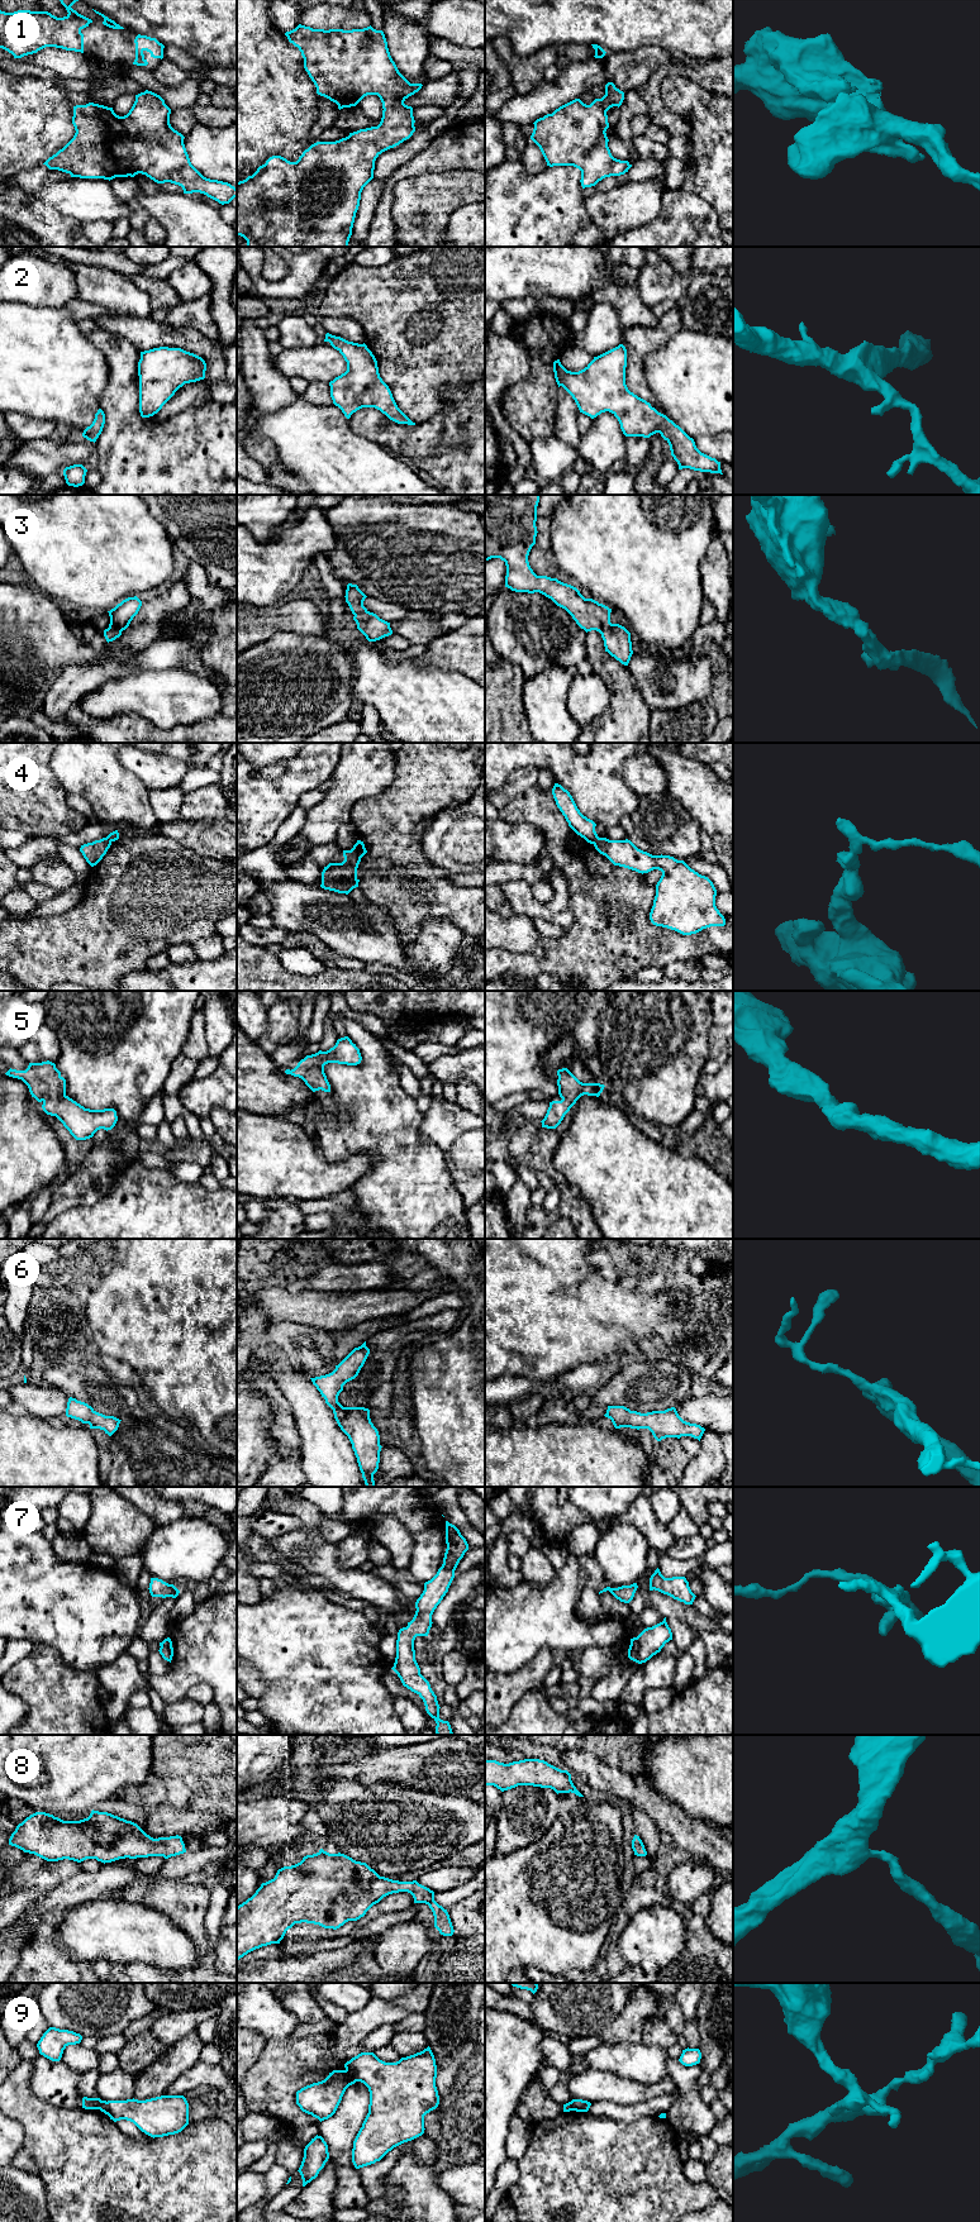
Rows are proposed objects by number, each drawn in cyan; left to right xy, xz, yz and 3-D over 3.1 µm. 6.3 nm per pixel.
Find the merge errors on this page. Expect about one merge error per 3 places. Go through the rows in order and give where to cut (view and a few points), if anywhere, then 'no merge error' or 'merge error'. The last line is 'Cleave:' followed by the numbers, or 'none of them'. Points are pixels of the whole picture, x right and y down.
1: cut none; no merge error
2: cut none; no merge error
3: cut none; no merge error
4: cut xz (350, 850), (361, 857); merge error
5: cut none; no merge error
6: cut none; no merge error
7: cut none; no merge error
8: cut none; no merge error
9: cut xz (346, 2068), (356, 2080); merge error
Cleave: 4, 9

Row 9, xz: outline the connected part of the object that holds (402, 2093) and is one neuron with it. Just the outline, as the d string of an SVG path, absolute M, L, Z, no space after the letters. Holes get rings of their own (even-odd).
M429 2046L396 2063L361 2052L344 2068L370 2092L368 2113L353 2141L356 2169L380 2161L394 2147L424 2133L424 2116L439 2104Z

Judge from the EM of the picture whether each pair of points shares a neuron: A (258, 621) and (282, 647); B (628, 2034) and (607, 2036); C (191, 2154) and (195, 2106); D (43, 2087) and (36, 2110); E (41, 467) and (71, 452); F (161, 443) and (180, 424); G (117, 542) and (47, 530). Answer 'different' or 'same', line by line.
A: different
B: same
C: different
D: different
E: same
F: same
G: same

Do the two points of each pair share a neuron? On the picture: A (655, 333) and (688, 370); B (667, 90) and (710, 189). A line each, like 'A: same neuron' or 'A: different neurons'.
A: different neurons
B: same neuron

